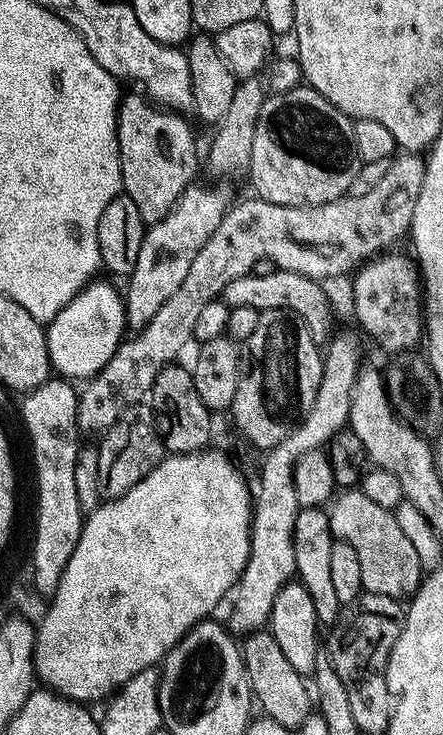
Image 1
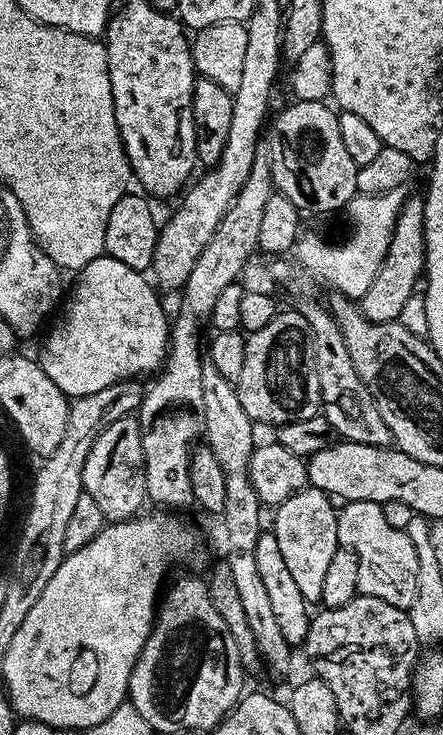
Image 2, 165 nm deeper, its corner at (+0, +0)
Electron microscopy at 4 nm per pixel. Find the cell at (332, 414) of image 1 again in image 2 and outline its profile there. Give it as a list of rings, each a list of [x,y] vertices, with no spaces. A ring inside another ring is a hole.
[[[420,194],[409,195],[405,200],[398,216],[398,222],[394,228],[394,234],[390,240],[390,246],[386,250],[386,258],[374,274],[374,282],[362,294],[358,301],[360,313],[368,320],[379,324],[390,324],[399,321],[402,314],[402,306],[410,302],[412,296],[417,295],[416,283],[421,283],[425,275],[424,259],[426,258],[426,242],[424,241],[424,198]]]

